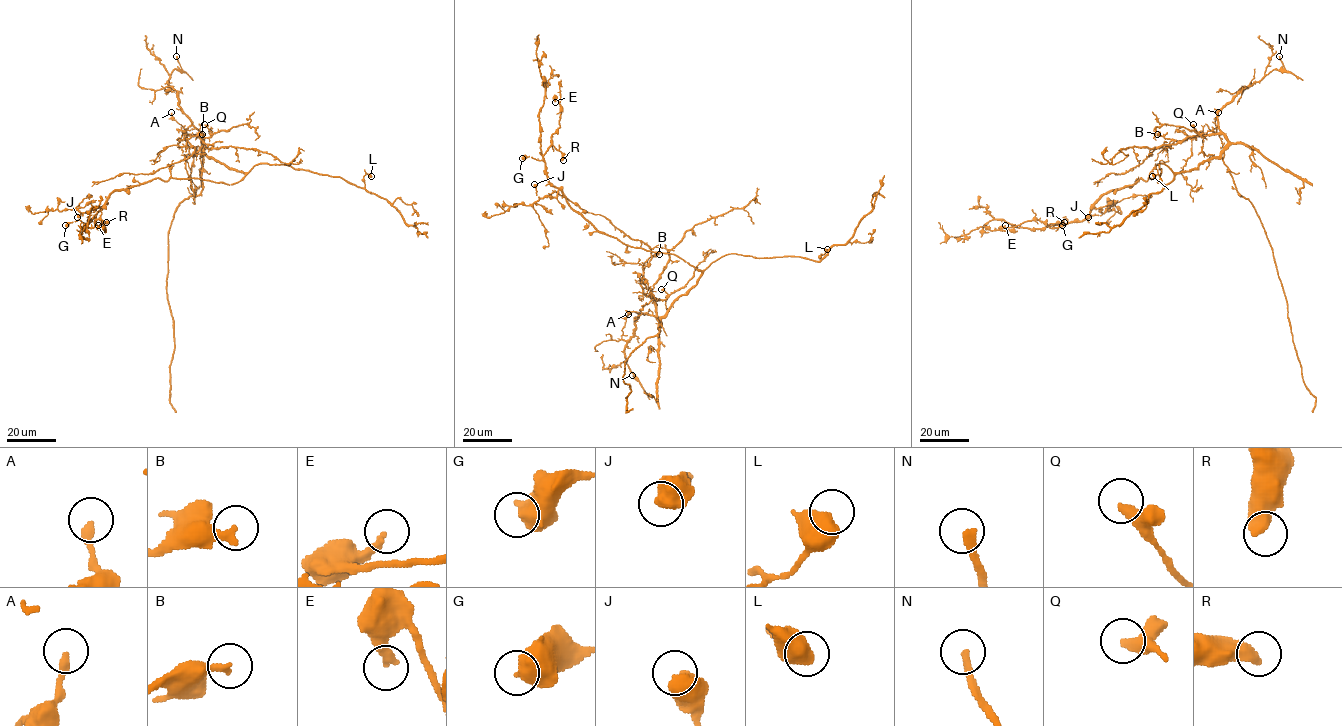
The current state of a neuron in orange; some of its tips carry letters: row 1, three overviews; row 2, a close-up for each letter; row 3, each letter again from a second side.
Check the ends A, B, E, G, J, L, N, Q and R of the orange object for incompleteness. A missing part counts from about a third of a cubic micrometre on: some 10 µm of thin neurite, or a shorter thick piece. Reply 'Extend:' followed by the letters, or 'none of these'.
Extend: none of these

